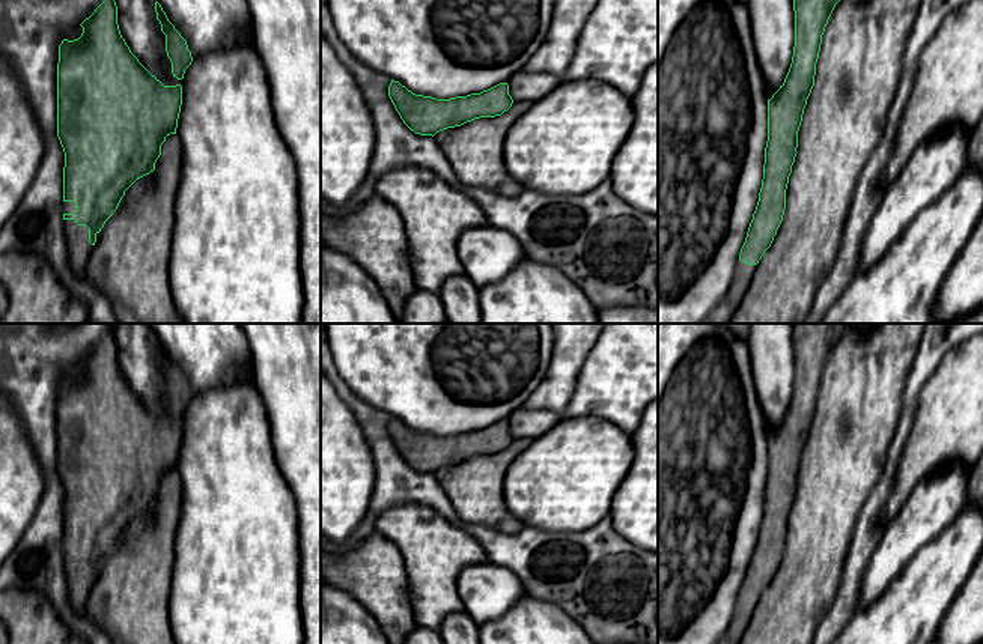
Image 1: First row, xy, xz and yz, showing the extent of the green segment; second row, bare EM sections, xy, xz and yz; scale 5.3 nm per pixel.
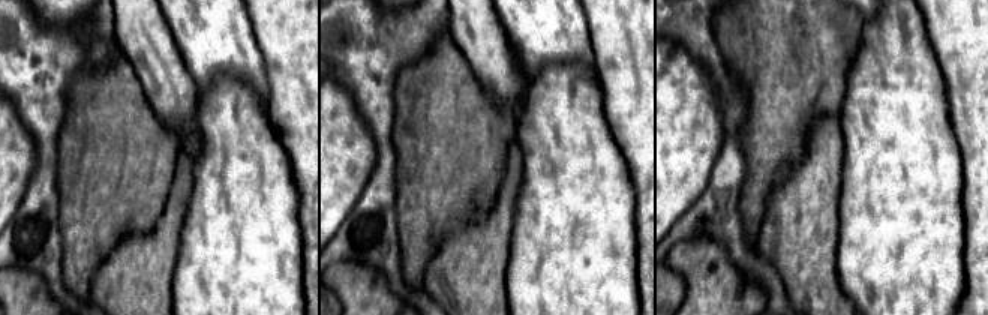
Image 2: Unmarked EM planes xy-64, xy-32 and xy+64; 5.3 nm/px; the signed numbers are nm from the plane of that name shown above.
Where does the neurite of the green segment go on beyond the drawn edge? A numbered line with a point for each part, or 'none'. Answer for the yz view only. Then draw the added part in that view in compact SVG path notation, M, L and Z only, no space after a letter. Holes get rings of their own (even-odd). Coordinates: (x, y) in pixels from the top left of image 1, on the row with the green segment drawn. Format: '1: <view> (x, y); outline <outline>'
1: yz (724, 310); outline M738 260L735 266L733 281L726 293L726 296L718 302L718 305L711 311L711 314L701 324L727 324L735 310L739 307L750 283L756 265L748 265Z

